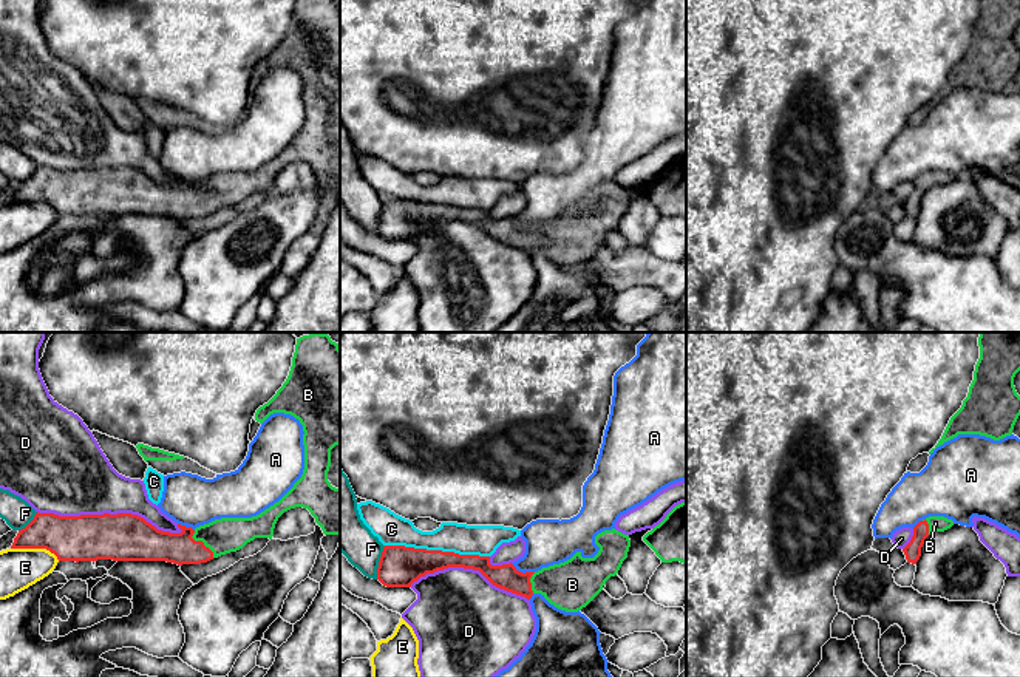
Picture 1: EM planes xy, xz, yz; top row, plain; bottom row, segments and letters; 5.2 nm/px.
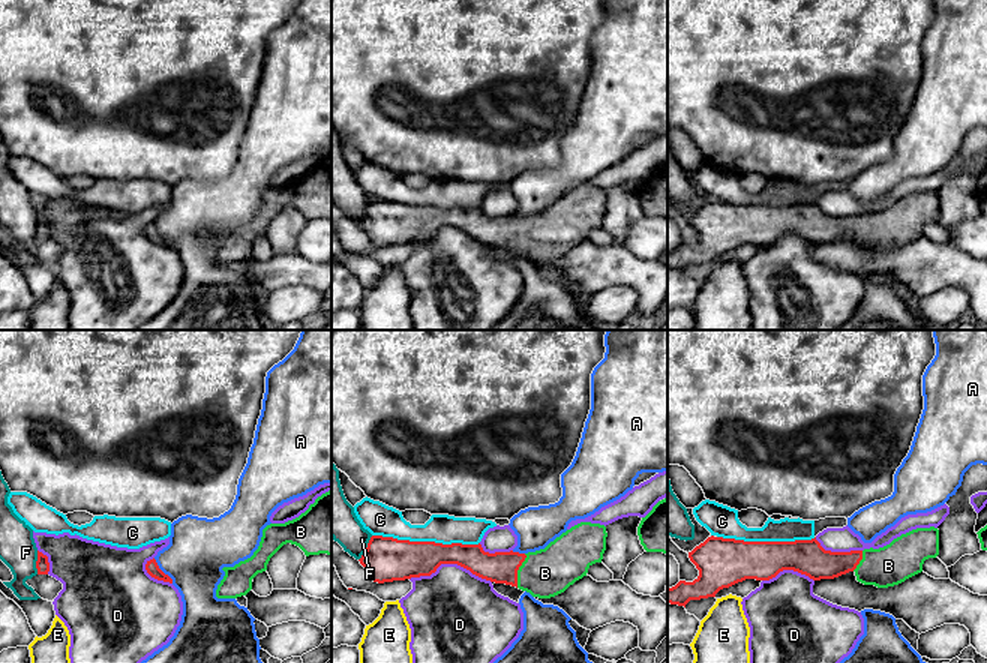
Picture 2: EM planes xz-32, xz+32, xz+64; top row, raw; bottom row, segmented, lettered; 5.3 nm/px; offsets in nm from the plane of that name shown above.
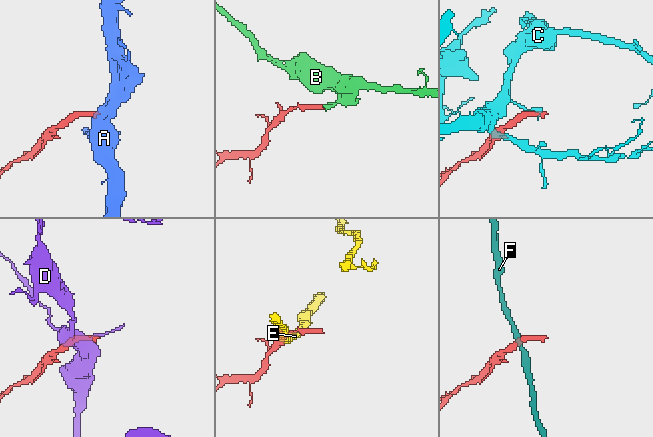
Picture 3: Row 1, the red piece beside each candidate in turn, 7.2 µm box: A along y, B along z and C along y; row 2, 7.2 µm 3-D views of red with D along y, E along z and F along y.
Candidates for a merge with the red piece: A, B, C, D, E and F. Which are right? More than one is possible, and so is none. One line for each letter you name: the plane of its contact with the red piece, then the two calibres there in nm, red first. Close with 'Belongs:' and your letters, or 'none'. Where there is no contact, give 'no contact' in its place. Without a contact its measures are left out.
B: xy | 170/180 nm
Belongs: B

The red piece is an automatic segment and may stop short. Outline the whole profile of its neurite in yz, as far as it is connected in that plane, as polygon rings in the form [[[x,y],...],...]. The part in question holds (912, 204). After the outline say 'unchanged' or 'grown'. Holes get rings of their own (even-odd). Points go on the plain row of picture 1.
[[[929,170],[913,181],[910,196],[903,202],[907,216],[916,218],[921,210],[921,201],[926,192],[935,185],[944,185],[954,179],[952,173],[944,170]]]; grown

